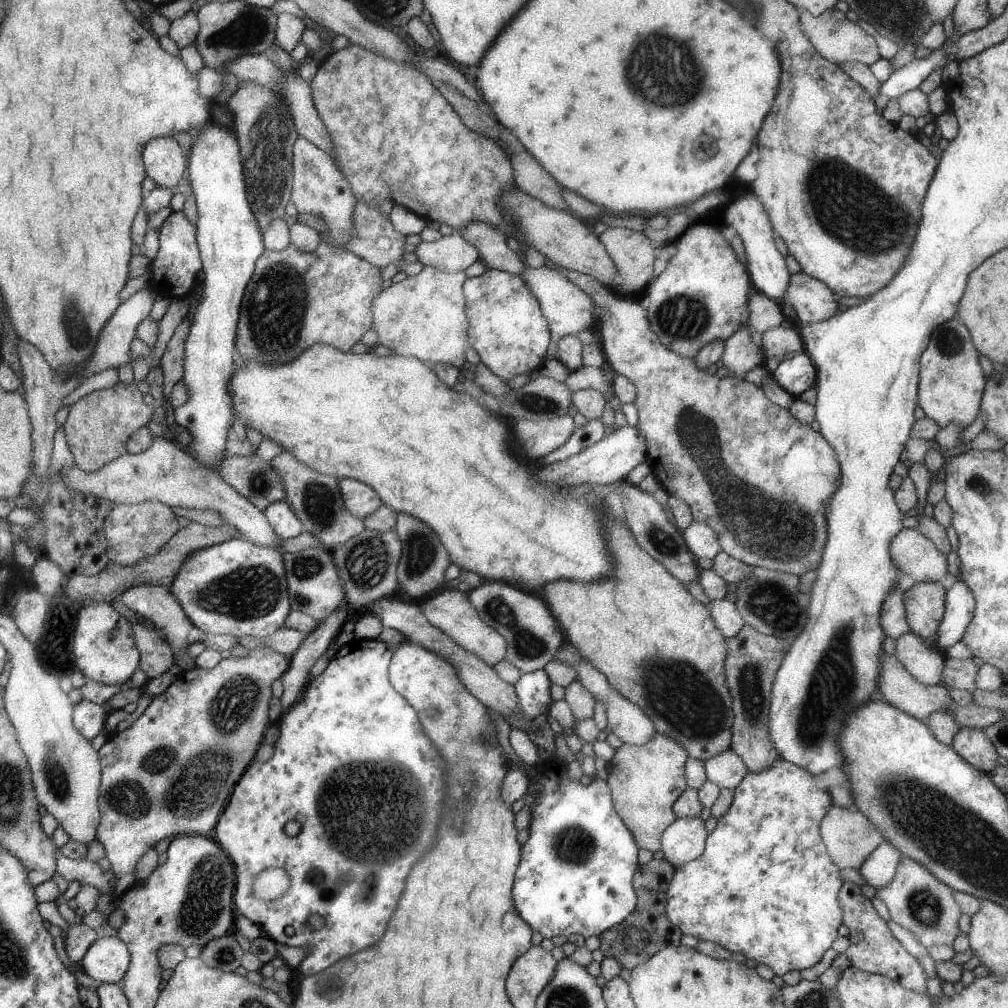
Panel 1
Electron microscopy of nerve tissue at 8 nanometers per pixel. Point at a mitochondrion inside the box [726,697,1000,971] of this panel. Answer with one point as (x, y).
(924, 908)

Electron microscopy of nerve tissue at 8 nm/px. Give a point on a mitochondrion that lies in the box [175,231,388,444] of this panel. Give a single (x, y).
(284, 281)

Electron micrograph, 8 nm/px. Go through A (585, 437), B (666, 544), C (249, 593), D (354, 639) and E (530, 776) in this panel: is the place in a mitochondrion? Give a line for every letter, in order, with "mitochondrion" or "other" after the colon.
A: other
B: mitochondrion
C: mitochondrion
D: other
E: other

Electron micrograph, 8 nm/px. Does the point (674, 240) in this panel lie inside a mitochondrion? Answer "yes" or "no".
no

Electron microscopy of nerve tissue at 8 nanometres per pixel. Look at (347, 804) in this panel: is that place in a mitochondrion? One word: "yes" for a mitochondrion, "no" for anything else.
yes

